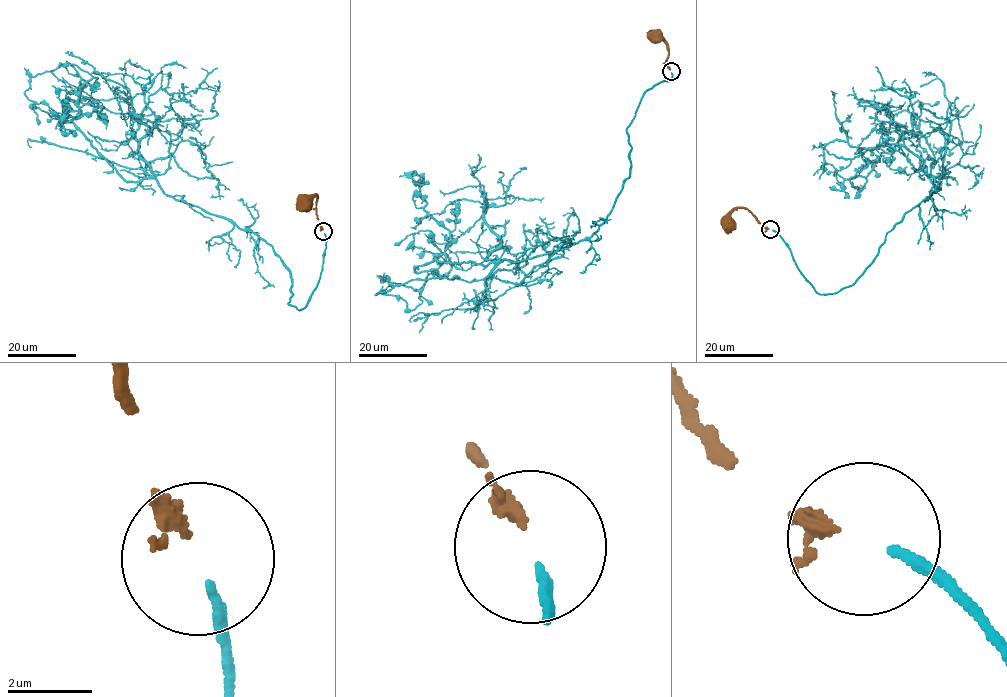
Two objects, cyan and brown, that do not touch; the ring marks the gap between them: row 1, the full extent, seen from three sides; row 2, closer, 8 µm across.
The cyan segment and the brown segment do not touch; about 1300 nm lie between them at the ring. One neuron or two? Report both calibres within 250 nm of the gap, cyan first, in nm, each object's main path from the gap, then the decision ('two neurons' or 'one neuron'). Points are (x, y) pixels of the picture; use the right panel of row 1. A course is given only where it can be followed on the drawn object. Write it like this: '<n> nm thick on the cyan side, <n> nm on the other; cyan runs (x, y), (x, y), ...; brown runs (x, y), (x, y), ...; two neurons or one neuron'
220 nm thick on the cyan side, 170 nm on the other; cyan runs (772, 230), (817, 292), (852, 284), (940, 190), (905, 110), (887, 133), (894, 159); brown runs (768, 228), (742, 208), (734, 208), (727, 220), (728, 224); one neuron

